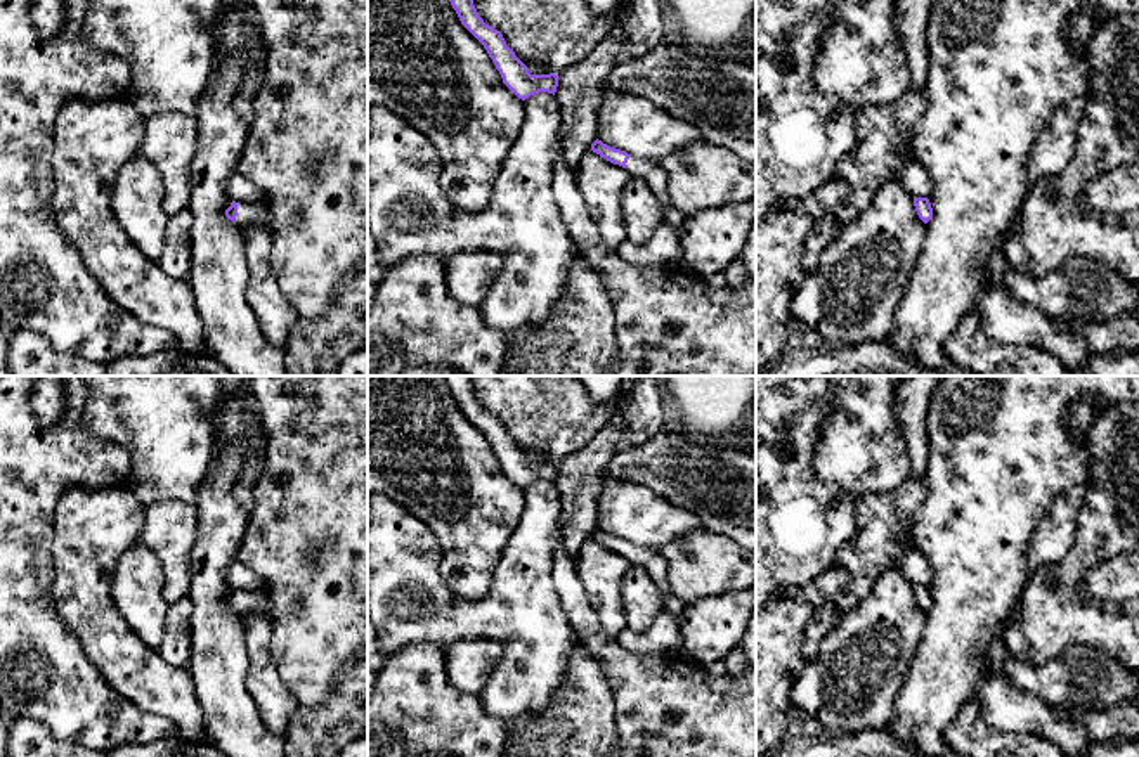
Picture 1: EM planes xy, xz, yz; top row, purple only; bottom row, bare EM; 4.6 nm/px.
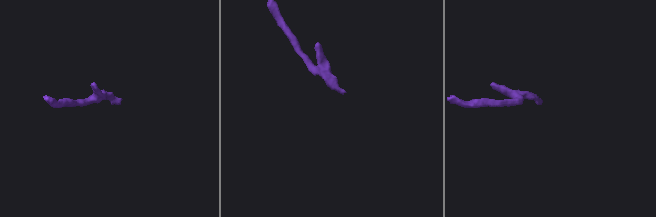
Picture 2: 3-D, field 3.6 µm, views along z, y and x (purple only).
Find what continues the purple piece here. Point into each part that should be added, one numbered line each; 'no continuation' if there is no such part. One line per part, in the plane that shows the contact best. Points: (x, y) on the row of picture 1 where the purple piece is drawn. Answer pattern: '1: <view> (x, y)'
1: xy (260, 213)

